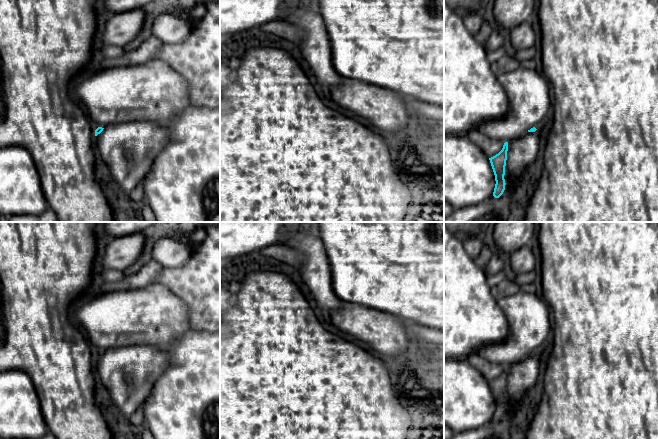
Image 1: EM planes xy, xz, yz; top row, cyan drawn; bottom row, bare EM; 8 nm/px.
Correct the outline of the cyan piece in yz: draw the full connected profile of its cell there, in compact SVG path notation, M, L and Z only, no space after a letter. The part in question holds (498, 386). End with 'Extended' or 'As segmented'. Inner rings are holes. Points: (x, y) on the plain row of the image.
M505 366L502 374L495 380L489 382L494 399L495 399L495 412L493 420L499 422L505 414L505 390L507 384L508 366Z. As segmented

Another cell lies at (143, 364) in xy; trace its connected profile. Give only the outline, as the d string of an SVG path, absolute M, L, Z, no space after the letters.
M134 345L108 349L95 362L116 409L130 419L164 372L168 359L162 347Z

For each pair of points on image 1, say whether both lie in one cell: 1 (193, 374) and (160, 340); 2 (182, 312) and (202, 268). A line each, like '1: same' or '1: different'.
1: different
2: different

